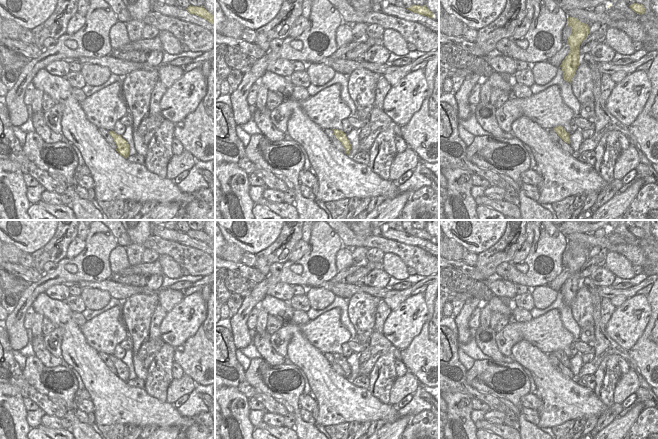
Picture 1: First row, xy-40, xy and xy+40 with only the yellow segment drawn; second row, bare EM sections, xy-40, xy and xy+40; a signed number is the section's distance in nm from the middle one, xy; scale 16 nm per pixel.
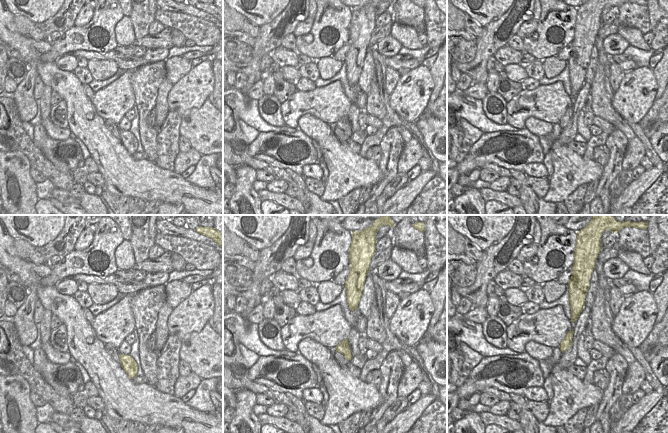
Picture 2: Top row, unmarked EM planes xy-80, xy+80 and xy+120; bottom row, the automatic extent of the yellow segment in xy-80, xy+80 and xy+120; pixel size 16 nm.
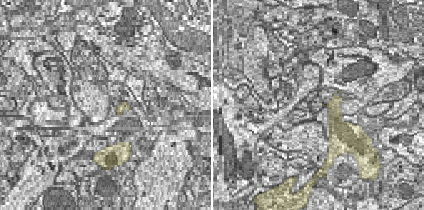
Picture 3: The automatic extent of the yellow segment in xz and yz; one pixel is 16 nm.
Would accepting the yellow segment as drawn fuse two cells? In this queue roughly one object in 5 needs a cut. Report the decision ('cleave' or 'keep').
keep

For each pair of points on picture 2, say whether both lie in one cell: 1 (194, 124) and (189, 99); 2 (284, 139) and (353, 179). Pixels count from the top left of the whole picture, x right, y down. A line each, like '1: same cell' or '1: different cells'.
1: different cells
2: different cells

